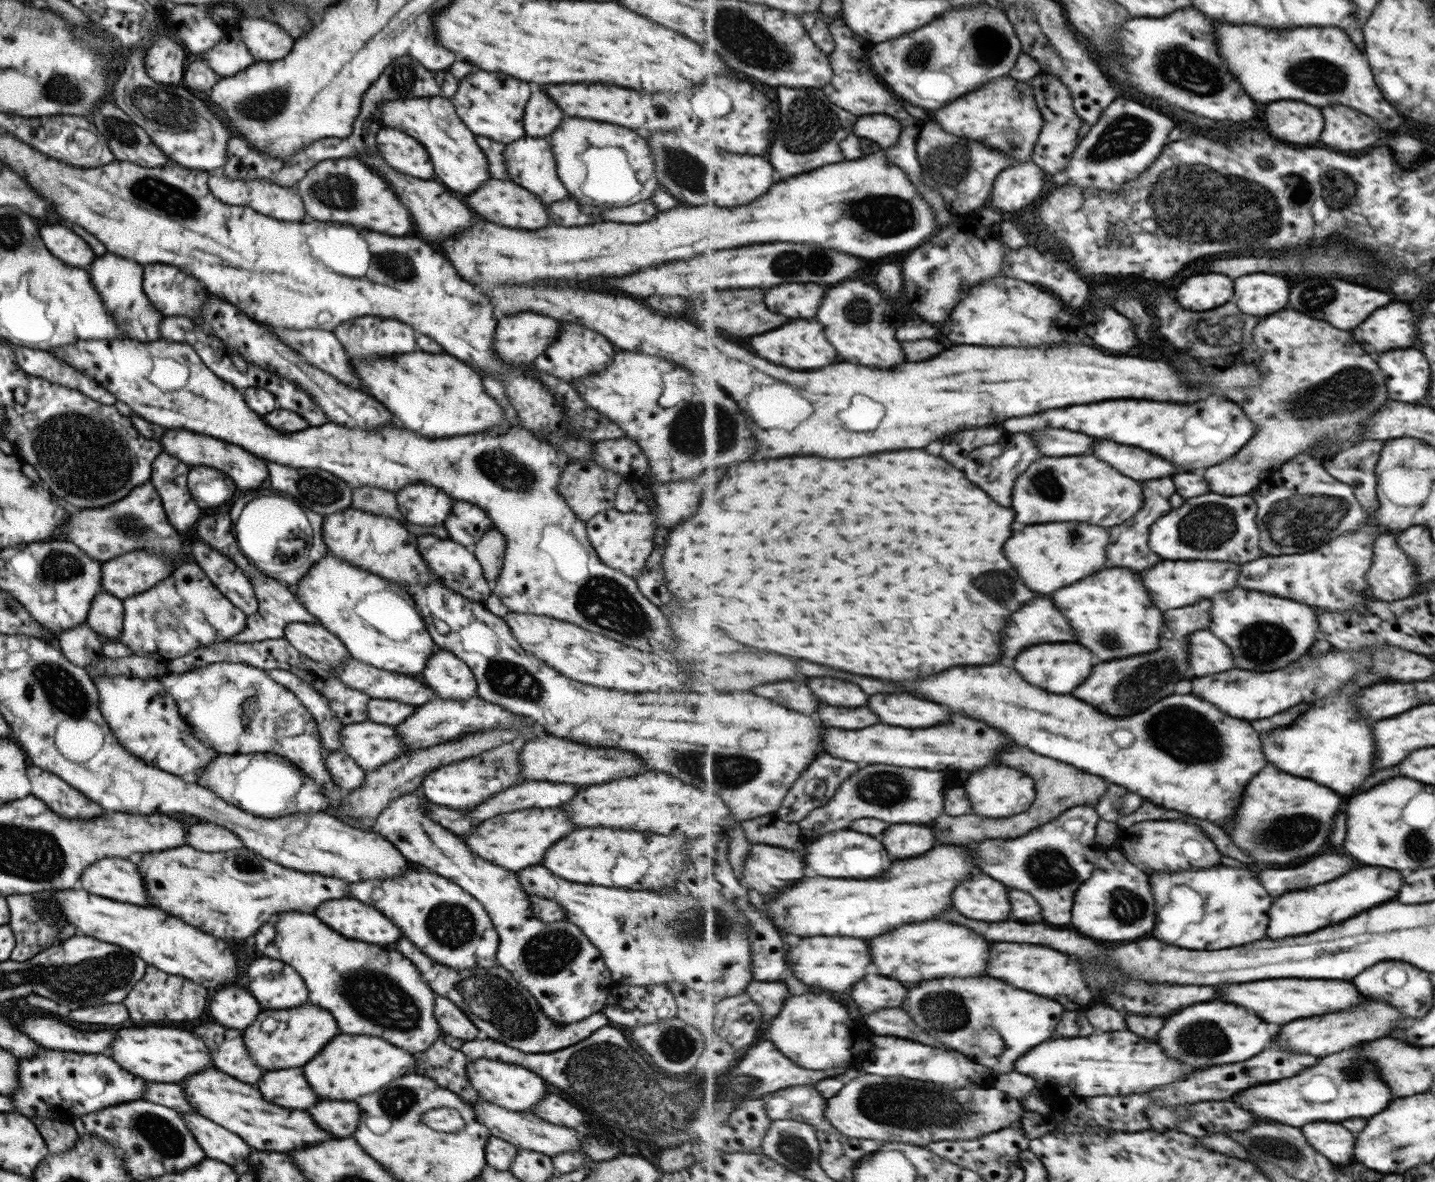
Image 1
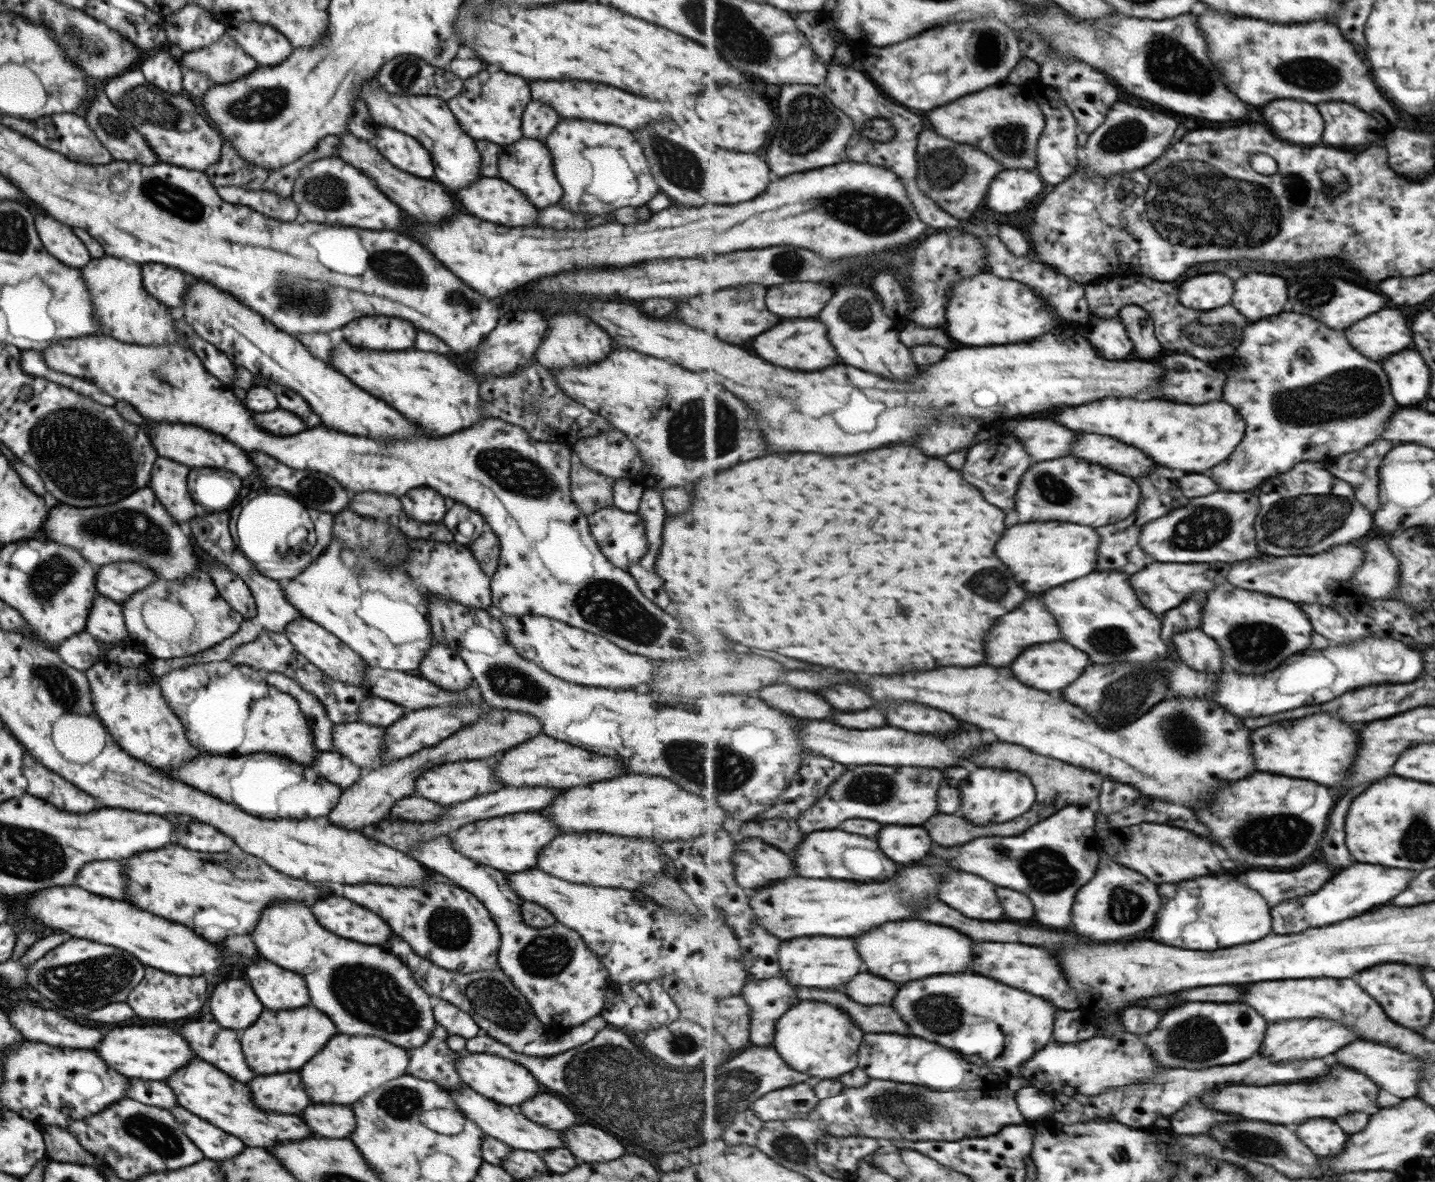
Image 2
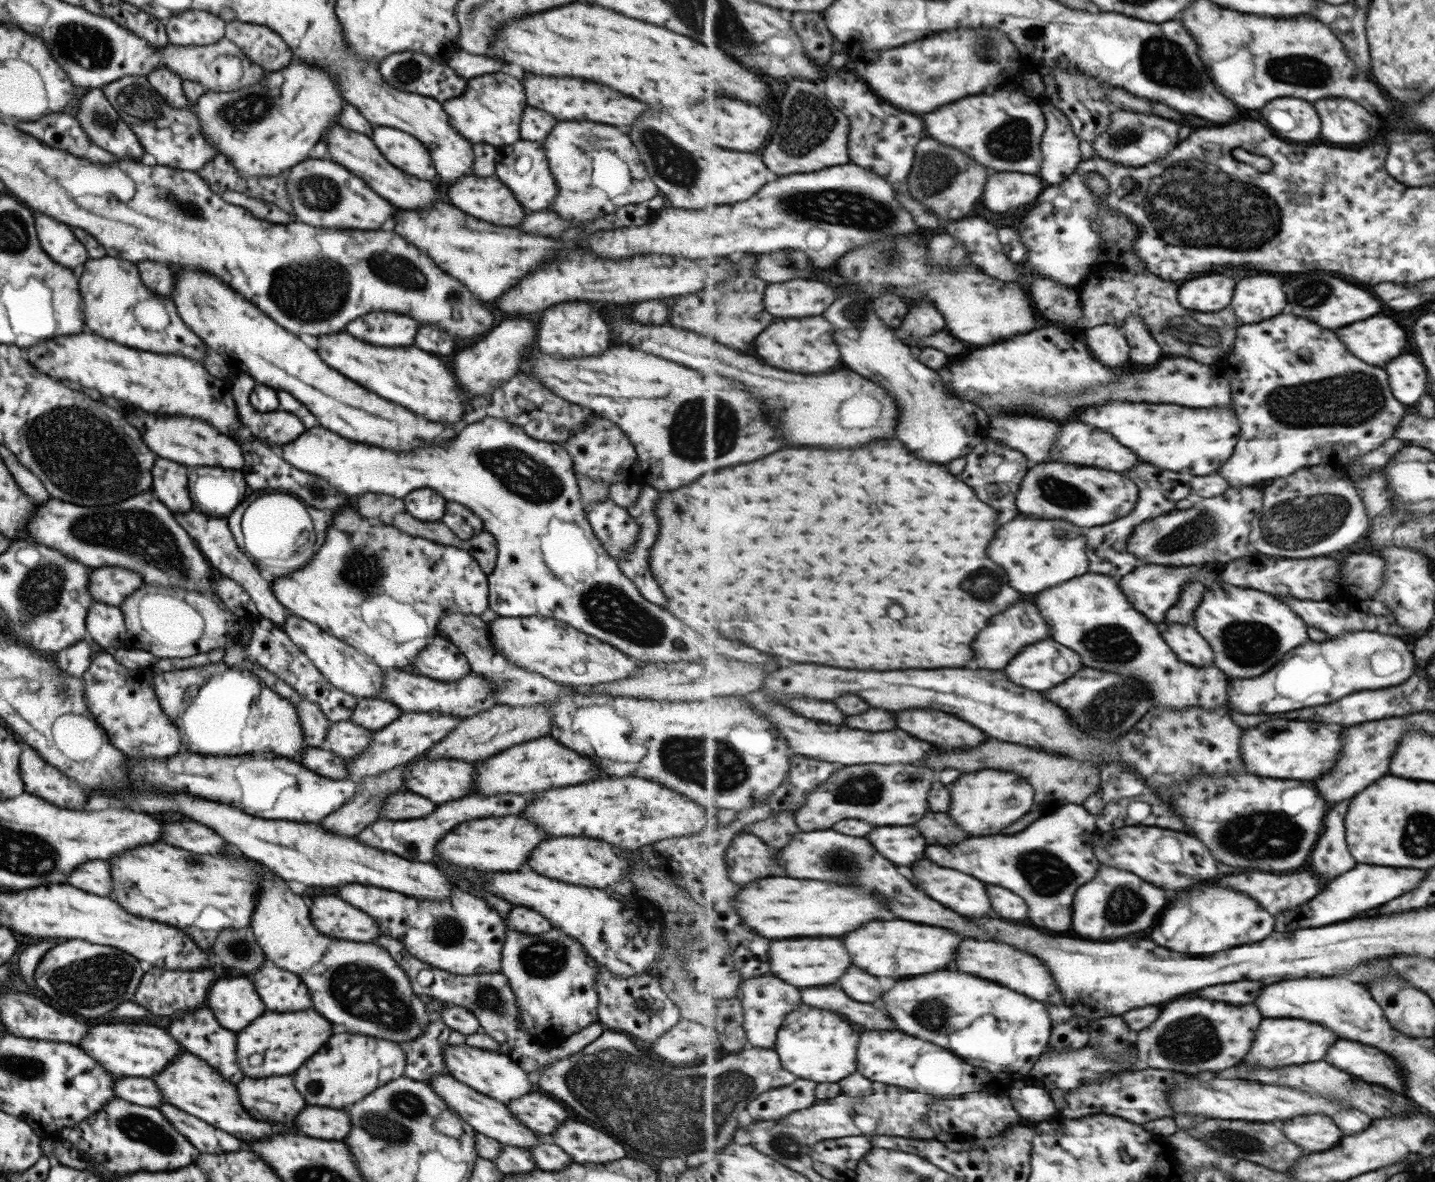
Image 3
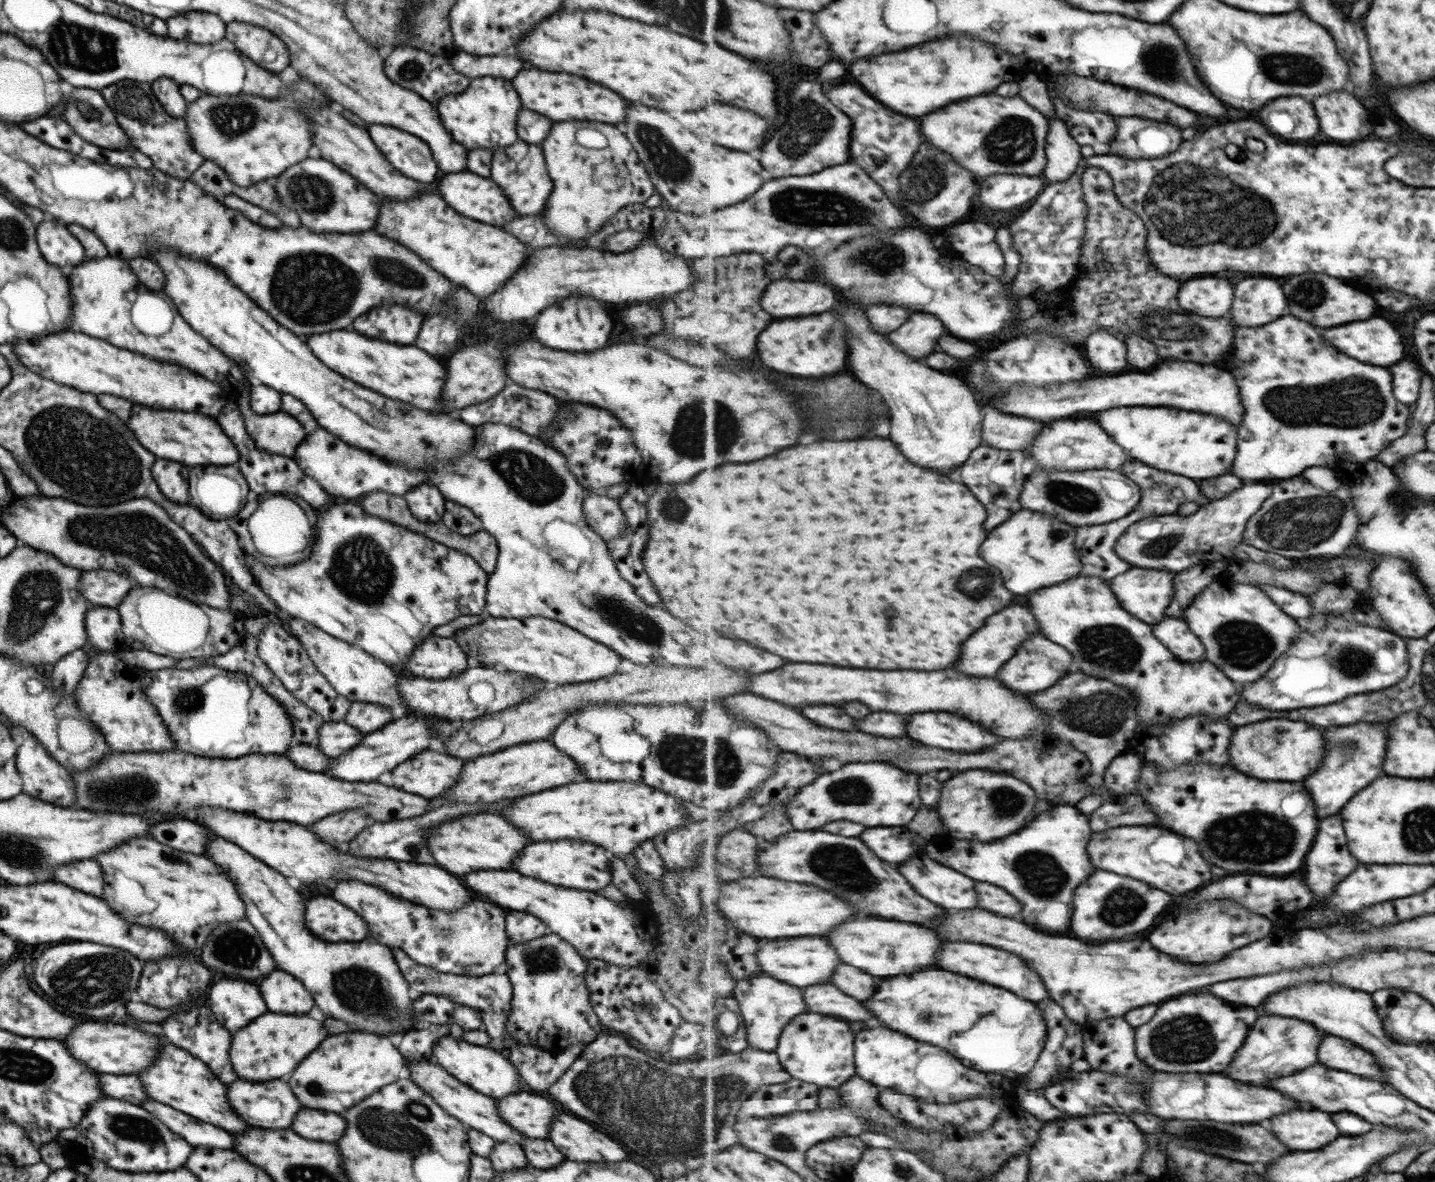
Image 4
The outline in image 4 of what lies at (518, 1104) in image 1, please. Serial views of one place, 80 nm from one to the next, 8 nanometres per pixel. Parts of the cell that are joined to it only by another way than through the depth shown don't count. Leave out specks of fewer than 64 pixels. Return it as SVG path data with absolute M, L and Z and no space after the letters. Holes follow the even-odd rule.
M447 1033L432 1044L432 1055L435 1062L450 1075L485 1096L498 1099L523 1090L523 1082L517 1074L516 1068L504 1055L488 1046L477 1046L465 1042L461 1038L453 1038Z

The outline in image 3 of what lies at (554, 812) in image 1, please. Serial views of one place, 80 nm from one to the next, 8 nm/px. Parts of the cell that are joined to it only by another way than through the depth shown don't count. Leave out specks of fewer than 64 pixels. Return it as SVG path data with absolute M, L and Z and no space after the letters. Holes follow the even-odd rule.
M475 818L469 822L461 822L447 834L443 834L435 844L435 850L449 864L467 866L475 870L509 872L517 870L529 856L529 850L541 840L545 840L545 834L541 834L541 830L537 830L531 822L525 822L523 818Z

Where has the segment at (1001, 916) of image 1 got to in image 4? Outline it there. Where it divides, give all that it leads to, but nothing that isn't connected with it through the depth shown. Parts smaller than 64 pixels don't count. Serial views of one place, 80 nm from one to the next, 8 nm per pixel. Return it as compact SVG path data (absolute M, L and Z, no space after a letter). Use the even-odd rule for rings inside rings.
M927 854L913 858L913 862L903 862L901 870L917 886L917 892L937 906L949 910L971 910L979 906L975 880L931 860Z

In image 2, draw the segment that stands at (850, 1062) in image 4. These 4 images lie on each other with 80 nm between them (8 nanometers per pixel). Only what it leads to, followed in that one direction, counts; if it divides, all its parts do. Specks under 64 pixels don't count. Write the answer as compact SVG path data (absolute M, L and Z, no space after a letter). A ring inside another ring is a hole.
M803 1000L791 1007L777 1023L774 1047L783 1060L795 1070L811 1074L817 1080L839 1079L859 1064L859 1048L863 1044L863 1030L845 1014L825 1002Z

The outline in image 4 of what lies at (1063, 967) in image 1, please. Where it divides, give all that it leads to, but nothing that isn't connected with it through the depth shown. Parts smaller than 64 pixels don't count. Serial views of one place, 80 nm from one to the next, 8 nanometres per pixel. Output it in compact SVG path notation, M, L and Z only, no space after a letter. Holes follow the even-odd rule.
M951 942L949 950L945 950L945 954L941 954L941 958L937 958L937 968L959 972L959 974L965 974L969 978L989 982L993 986L1001 986L1005 990L1013 990L1015 994L1021 994L1021 998L1029 998L1033 1002L1039 1003L1039 1000L1051 999L1051 994L1047 992L1043 980L1039 978L1040 974L1035 974L1035 970L1031 970L1027 966L1027 962L1023 962L1015 954L997 950L993 946L981 946L981 944L969 944L969 942Z

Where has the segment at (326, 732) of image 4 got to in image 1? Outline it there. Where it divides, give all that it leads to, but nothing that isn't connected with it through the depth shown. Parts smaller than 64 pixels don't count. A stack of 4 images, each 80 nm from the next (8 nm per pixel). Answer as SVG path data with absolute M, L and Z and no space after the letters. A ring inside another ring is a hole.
M368 721L343 725L339 730L339 743L341 752L366 772L409 752L399 741L395 727Z

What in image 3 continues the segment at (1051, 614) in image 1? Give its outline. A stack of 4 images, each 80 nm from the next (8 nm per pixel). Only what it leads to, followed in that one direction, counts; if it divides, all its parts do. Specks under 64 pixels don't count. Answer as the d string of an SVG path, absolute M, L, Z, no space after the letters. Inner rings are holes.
M1021 602L1021 604L1005 610L1003 614L993 616L993 622L989 622L989 626L985 630L981 630L981 638L977 638L977 642L973 642L977 668L1003 670L1027 644L1049 638L1049 626L1047 626L1046 619L1043 618L1042 614L1039 614L1037 608L1038 606L1035 606L1035 604Z

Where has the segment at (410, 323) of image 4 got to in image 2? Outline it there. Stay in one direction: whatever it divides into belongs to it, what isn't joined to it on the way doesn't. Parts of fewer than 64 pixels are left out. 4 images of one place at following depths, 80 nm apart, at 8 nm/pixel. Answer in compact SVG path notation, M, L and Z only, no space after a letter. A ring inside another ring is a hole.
M369 316L342 326L336 334L349 344L369 350L405 350L413 346L415 328L401 318Z

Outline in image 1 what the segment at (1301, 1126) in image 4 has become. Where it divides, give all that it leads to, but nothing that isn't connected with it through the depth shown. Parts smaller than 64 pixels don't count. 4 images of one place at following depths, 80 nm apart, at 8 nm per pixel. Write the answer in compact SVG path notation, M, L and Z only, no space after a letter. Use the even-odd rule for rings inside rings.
M1313 1122L1309 1126L1303 1126L1305 1136L1309 1138L1311 1146L1317 1152L1325 1154L1333 1163L1341 1165L1341 1162L1351 1163L1355 1154L1355 1133L1349 1130L1343 1123Z

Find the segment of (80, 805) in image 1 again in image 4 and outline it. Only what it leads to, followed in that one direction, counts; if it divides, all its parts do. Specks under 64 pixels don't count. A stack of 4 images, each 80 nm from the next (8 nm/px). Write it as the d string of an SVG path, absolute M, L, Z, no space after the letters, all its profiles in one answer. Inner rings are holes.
M5 722L5 724L13 740L13 745L15 745L15 765L20 778L22 794L55 806L71 808L75 793L73 793L73 783L70 780L70 774L61 765L57 764L45 752L45 748L39 746L35 742L35 738L31 738L31 734L27 734L23 730L23 727L15 726L15 724L9 722Z

